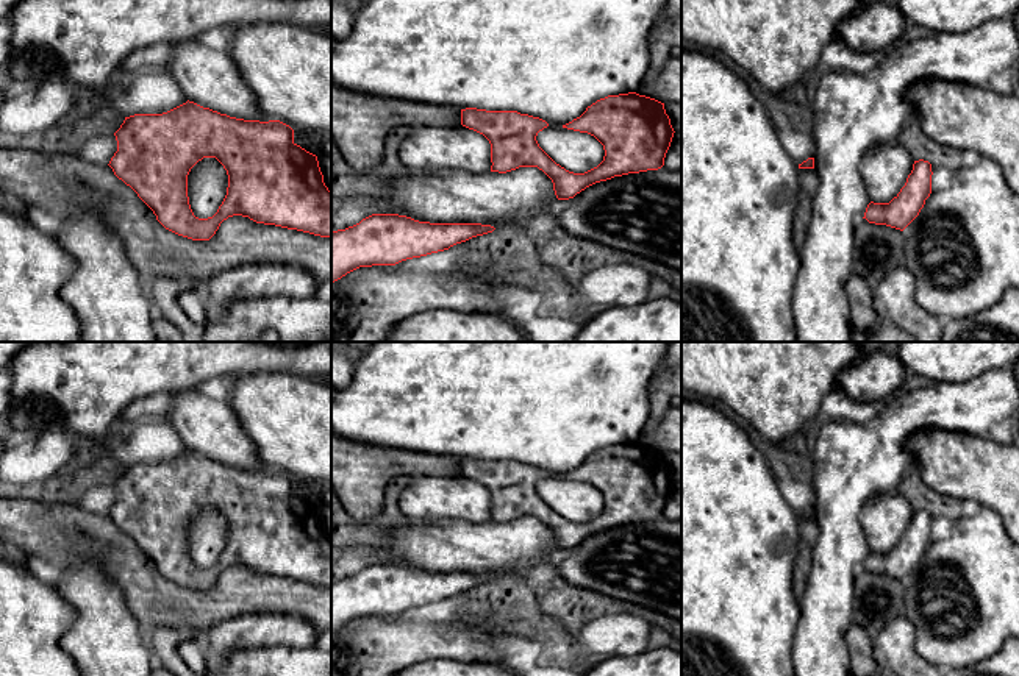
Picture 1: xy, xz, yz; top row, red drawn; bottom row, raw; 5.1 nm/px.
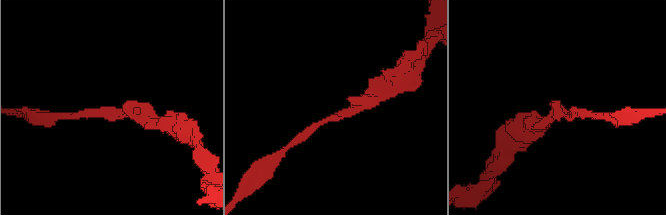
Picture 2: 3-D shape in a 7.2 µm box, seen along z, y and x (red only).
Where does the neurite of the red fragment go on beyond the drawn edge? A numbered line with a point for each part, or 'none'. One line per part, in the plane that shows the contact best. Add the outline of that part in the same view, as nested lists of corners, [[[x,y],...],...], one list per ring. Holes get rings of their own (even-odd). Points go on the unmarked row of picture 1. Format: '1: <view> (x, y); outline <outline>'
none

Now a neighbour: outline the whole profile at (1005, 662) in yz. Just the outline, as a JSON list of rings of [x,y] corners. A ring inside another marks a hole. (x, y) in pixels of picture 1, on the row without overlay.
[[[1010,637],[999,653],[966,668],[947,668],[942,676],[1019,676],[1019,639]]]

